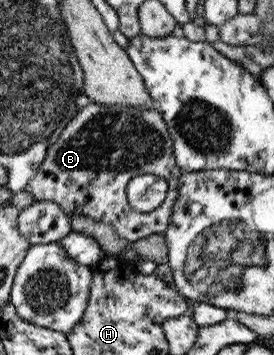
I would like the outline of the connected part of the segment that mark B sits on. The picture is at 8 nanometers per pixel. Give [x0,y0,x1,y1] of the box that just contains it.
[23,102,182,243]

